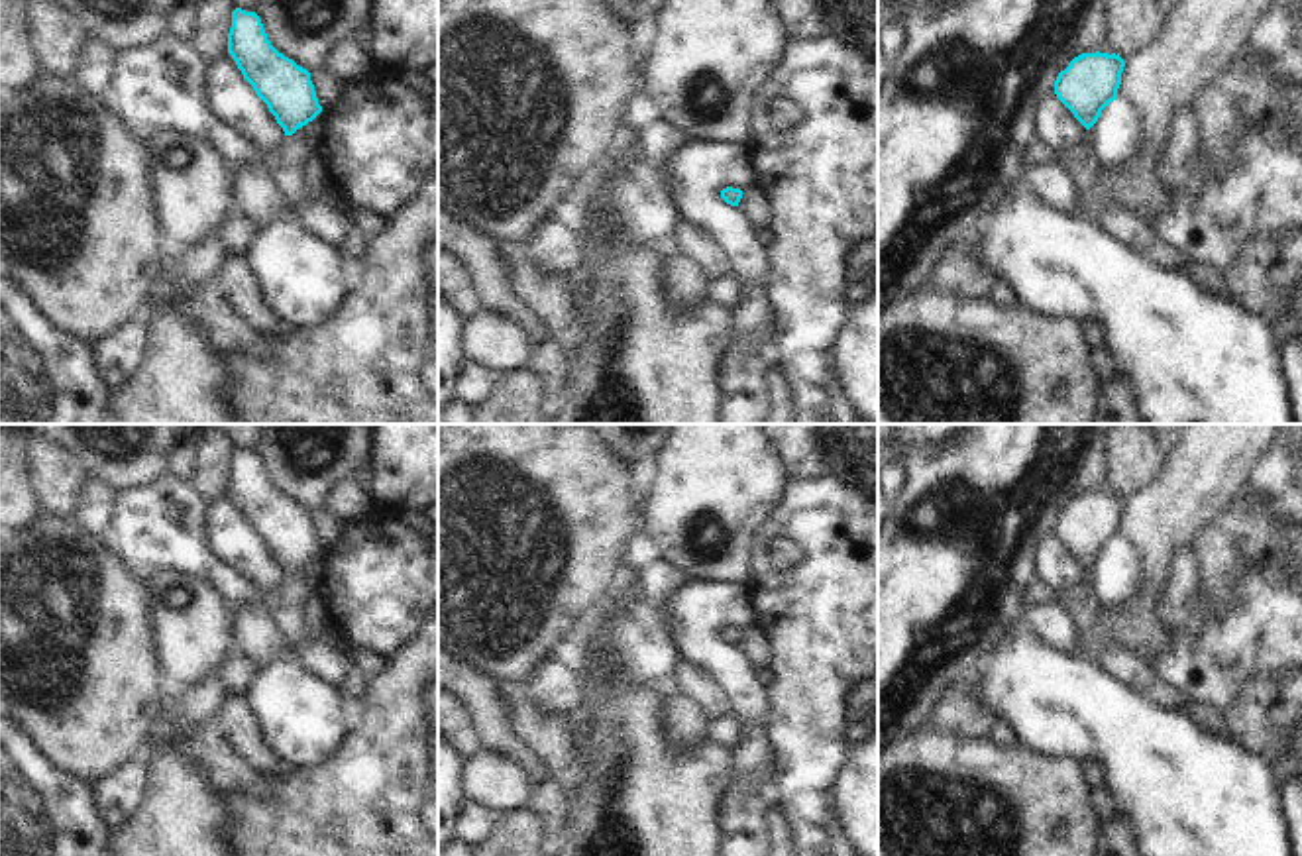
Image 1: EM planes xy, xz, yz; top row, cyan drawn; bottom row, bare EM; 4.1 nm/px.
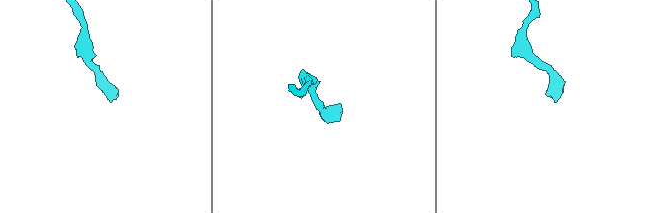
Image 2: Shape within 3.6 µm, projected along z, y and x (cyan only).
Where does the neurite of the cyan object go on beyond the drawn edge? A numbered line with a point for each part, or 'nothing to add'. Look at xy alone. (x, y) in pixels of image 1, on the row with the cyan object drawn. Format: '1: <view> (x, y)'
1: xy (283, 163)

